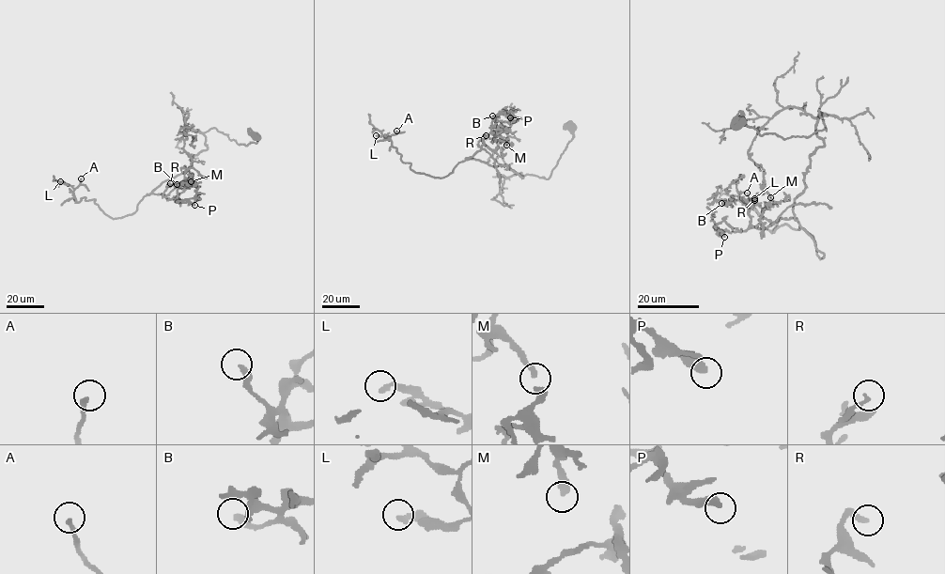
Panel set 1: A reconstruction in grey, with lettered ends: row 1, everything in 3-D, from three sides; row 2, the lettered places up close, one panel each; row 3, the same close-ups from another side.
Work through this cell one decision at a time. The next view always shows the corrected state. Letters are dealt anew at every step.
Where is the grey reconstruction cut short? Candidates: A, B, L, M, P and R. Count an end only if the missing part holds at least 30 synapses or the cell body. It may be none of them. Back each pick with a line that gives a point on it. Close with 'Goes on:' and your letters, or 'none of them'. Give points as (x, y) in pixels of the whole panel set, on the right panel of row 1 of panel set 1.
Goes on: none of them

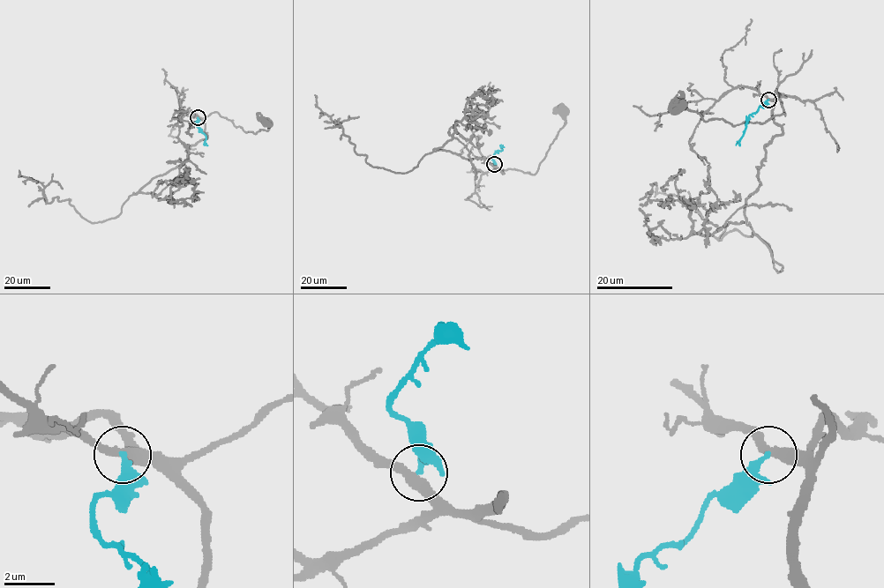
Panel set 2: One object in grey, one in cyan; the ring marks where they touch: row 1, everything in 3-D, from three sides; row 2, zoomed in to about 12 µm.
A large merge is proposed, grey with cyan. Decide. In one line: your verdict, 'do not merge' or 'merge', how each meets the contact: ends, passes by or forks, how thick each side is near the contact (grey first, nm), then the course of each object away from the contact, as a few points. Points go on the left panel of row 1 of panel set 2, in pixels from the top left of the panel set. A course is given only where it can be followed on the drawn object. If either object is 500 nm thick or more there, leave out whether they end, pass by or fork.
do not merge | grey passes by | cyan ends | 360/280 nm | grey via (197, 117), (217, 112), (235, 126), (255, 134), (261, 129), (268, 130), (268, 123), (265, 122) | cyan via (198, 117), (195, 124), (206, 136), (206, 145)

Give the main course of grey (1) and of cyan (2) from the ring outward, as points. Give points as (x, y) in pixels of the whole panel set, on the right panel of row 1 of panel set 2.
1: (768, 100), (777, 97), (775, 91), (785, 114), (762, 122), (734, 126), (722, 119), (707, 121), (676, 107)
2: (768, 100), (749, 115), (739, 145)

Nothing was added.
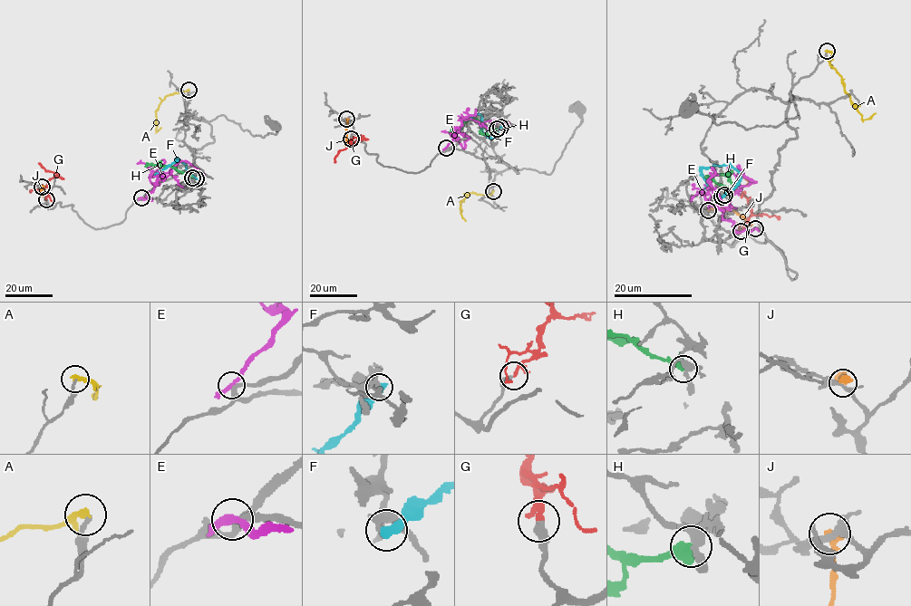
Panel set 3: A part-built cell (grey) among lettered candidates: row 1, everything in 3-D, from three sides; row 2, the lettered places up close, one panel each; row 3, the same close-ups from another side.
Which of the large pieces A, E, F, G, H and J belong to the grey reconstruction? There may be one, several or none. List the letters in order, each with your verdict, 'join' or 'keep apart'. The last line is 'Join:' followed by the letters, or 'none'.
A: keep apart
E: keep apart
F: keep apart
G: join
H: keep apart
J: keep apart
Join: G

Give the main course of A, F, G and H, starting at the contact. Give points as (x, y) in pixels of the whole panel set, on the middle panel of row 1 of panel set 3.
A: (493, 191), (489, 195), (470, 193), (460, 202), (460, 212), (466, 221)
F: (500, 127), (490, 139), (482, 130), (479, 114), (459, 119)
G: (350, 139), (349, 145), (361, 139), (350, 143), (343, 137)
H: (497, 129), (488, 129), (474, 118), (449, 131)

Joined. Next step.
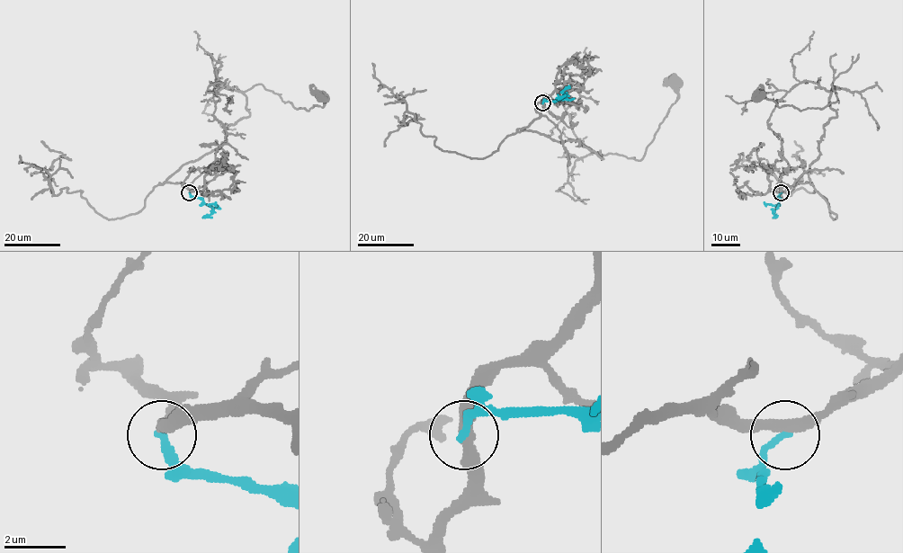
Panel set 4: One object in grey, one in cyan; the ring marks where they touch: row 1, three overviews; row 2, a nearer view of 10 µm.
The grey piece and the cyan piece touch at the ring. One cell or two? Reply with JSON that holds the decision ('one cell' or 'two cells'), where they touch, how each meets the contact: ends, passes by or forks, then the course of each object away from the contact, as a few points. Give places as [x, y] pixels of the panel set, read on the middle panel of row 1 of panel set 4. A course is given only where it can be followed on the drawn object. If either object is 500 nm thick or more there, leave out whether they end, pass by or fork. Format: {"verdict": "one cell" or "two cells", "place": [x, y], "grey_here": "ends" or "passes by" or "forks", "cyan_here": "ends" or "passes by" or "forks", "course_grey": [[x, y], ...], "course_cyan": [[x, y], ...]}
{"verdict": "two cells", "place": [542, 102], "grey_here": "passes by", "cyan_here": "ends", "course_grey": [[543, 102], [538, 118], [518, 131], [576, 140], [602, 158], [600, 151], [637, 161], [675, 101], [674, 79]], "course_cyan": [[543, 102], [566, 97], [556, 98]]}

